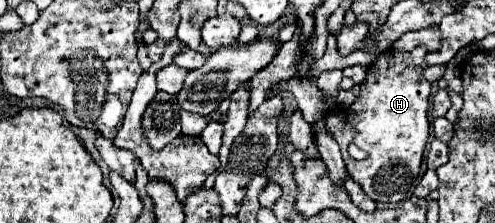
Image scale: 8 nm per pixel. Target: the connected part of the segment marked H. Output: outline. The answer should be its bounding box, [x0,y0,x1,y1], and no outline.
[325,45,431,205]

